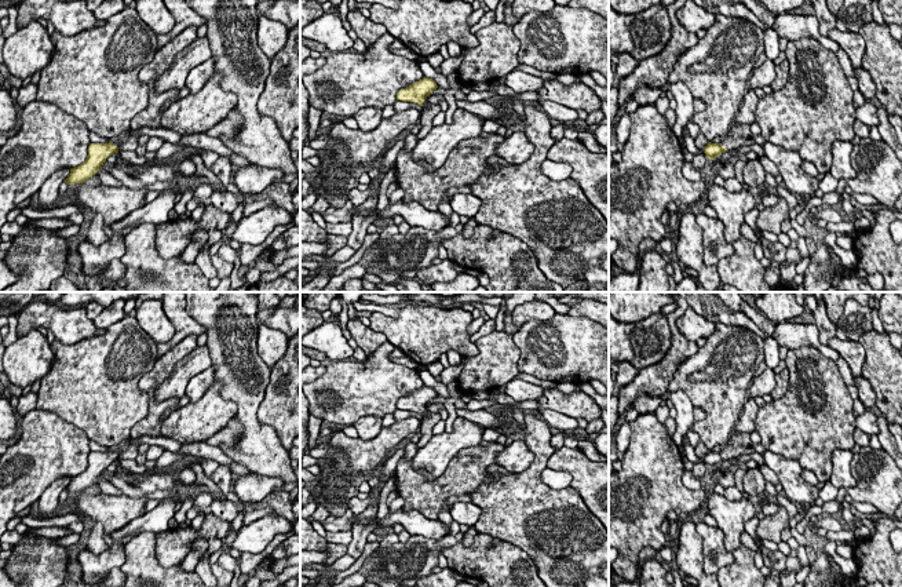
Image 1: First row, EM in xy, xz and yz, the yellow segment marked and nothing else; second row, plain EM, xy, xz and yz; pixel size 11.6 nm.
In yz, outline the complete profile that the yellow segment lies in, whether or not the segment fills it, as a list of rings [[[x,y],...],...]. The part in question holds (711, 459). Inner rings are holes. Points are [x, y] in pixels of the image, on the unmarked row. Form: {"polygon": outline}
{"polygon": [[[735,429],[731,431],[730,441],[720,452],[709,451],[704,456],[704,462],[708,467],[713,468],[724,460],[737,457],[740,455],[751,455],[755,452],[755,444],[751,440],[751,433],[740,433]]]}

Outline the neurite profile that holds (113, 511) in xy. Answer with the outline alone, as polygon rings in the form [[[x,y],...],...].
[[[84,491],[73,499],[78,514],[94,522],[103,525],[103,540],[107,546],[113,544],[112,533],[121,529],[132,519],[146,513],[145,504],[149,499],[132,499],[127,495],[85,495]]]

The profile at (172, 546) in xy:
[[[207,514],[198,532],[190,526],[186,529],[168,529],[156,533],[156,557],[162,568],[182,564],[193,550],[193,543],[198,537],[204,537],[205,540],[212,537],[224,540],[230,528],[231,522],[223,521],[213,514]]]

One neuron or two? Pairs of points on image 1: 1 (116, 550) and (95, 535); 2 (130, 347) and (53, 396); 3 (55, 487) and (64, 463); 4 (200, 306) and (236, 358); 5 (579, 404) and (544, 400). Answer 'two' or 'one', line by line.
1: two
2: one
3: two
4: one
5: one

